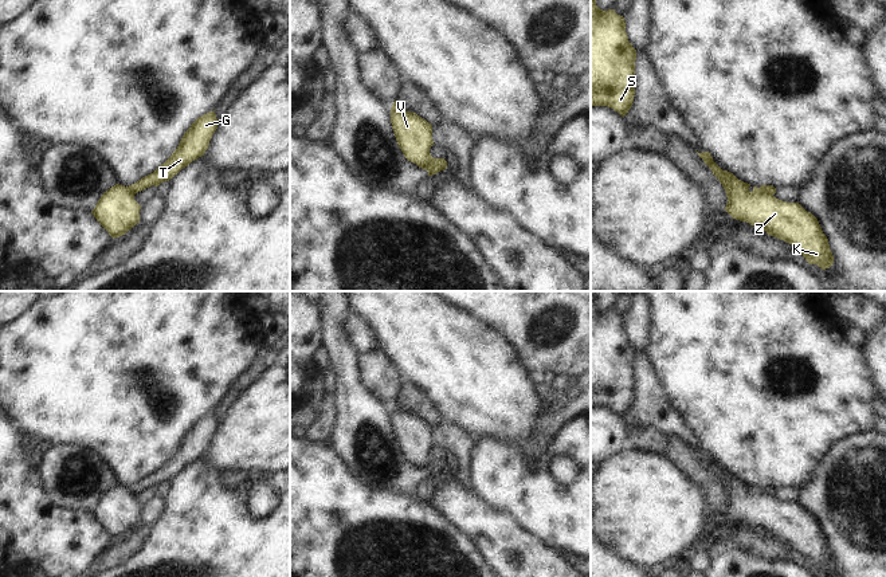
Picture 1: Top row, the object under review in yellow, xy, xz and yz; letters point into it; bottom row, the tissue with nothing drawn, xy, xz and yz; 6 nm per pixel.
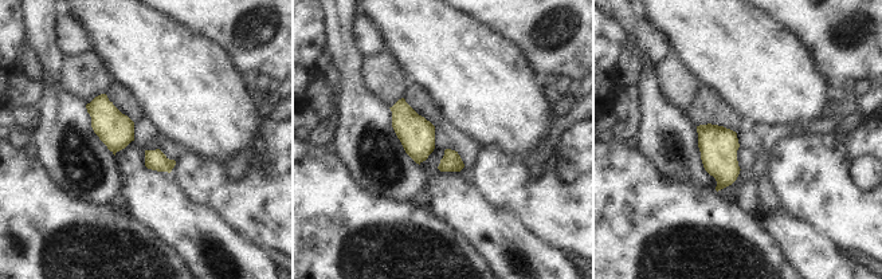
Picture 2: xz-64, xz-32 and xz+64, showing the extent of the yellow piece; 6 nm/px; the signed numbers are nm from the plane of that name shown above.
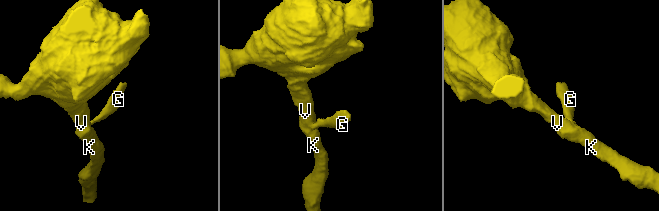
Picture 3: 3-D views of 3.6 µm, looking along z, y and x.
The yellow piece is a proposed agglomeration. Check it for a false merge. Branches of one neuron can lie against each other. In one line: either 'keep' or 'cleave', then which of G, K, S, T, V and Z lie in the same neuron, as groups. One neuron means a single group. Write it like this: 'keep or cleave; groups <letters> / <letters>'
cleave; groups G T / K S V Z

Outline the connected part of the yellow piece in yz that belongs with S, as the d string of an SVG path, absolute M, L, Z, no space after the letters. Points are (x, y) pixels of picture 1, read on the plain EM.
M591 291L591 407L607 407L624 417L635 397L636 350L628 342L626 321L615 310L603 311L596 306L596 291Z

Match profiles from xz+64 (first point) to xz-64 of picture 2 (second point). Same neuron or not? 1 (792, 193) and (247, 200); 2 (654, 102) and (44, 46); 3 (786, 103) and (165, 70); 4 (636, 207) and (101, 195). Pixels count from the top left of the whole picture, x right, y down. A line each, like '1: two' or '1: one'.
1: one
2: one
3: one
4: two

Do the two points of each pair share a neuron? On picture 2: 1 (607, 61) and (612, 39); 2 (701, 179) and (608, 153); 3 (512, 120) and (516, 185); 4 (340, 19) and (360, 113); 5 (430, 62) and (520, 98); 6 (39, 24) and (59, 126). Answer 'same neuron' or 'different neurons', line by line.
1: same neuron
2: different neurons
3: different neurons
4: same neuron
5: same neuron
6: same neuron

